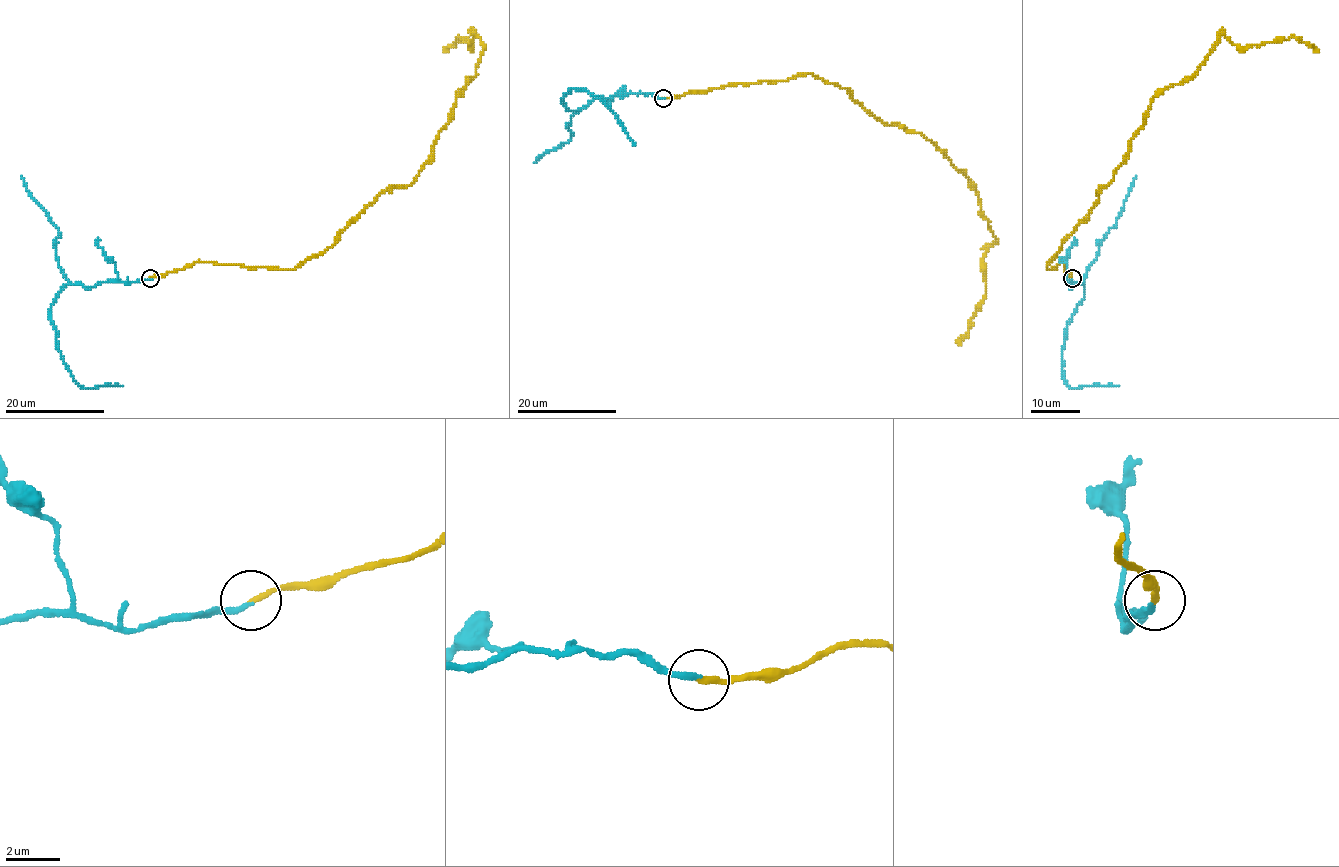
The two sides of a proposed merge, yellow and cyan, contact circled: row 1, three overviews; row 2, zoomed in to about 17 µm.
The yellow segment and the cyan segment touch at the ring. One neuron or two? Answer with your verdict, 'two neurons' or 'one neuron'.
one neuron

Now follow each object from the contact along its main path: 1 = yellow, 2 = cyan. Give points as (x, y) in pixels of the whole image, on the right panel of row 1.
1: (1072, 277), (1047, 267), (1151, 101), (1222, 35), (1315, 50)
2: (1072, 279), (1066, 282), (1081, 284), (1084, 297), (1065, 332), (1063, 380), (1070, 387), (1118, 386)

